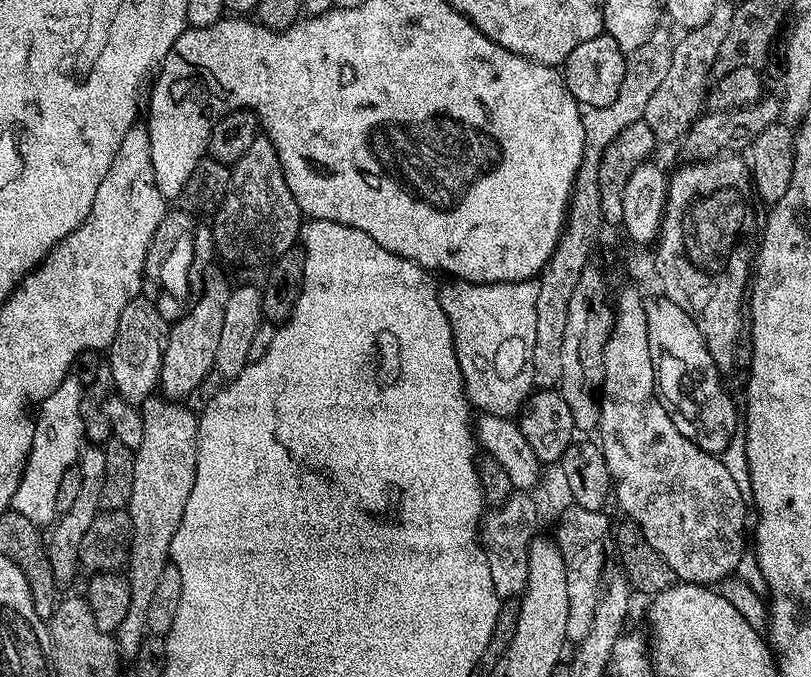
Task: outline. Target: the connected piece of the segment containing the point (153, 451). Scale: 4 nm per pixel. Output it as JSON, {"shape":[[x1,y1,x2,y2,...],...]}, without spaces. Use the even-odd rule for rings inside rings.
{"shape":[[153,394,139,405,144,420,142,446,134,451,134,486,126,509,132,519,132,544,128,548,126,579,130,590,130,610,122,618,122,626,115,632,116,646,121,657,133,658,146,637,144,612,150,607,150,597,158,587,162,570,170,563,170,542,182,522,182,510,186,510,186,498,194,490,196,473,196,438,198,416,187,408,187,403,169,400]]}

